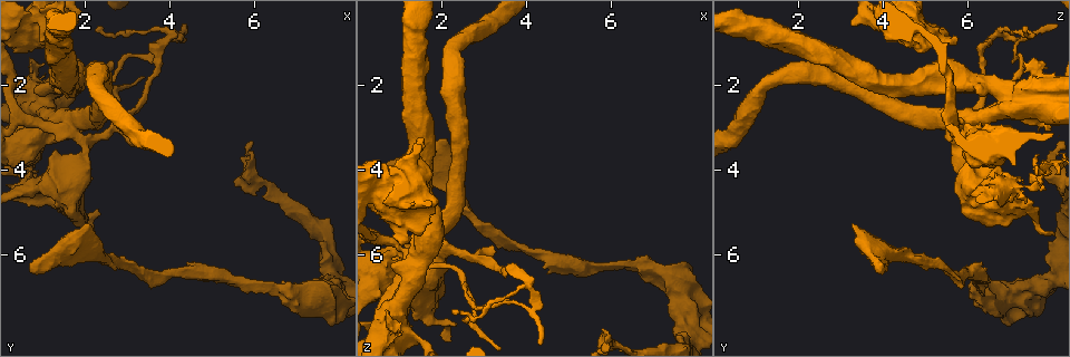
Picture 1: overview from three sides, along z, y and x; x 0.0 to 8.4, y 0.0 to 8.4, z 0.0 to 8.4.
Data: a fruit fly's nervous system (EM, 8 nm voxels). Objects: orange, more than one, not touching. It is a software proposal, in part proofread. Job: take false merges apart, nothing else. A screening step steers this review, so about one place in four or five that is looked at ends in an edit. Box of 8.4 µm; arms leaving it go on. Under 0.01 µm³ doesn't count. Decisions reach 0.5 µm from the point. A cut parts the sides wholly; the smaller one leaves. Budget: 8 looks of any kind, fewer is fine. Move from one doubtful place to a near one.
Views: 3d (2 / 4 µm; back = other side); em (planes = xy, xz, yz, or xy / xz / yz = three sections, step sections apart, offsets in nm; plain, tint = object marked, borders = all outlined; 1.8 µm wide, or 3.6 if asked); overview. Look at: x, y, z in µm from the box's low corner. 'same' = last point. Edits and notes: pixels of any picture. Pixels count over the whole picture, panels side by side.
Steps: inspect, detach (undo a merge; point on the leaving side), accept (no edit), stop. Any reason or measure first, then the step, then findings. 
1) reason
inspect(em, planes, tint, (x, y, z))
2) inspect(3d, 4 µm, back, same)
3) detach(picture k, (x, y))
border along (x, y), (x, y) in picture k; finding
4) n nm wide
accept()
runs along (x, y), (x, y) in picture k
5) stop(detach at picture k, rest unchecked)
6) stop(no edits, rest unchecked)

abrupt turn
inspect(3d, 4 µm, (7.80, 6.95, 7.15))

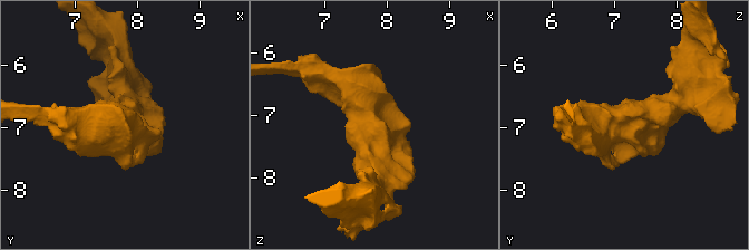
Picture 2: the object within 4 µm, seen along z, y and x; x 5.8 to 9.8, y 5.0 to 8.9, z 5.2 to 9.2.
inspect(em, 3.6 µm, yz, step 8, tint, (7.70, 7.00, 7.10))

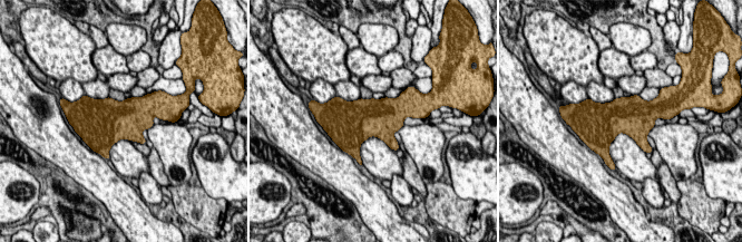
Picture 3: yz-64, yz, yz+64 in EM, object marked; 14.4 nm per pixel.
another direction
inspect(em, 3.6 µm, xy, step 4, tint, same)

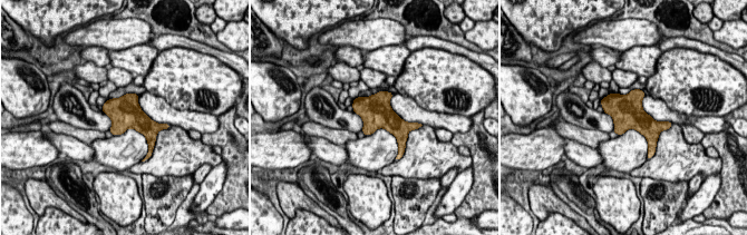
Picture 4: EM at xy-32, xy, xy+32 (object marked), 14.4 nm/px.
accept()
one neuron here

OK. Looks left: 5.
sudden change in width
inspect(3d, 4 µm, (5.95, 6.75, 6.30))

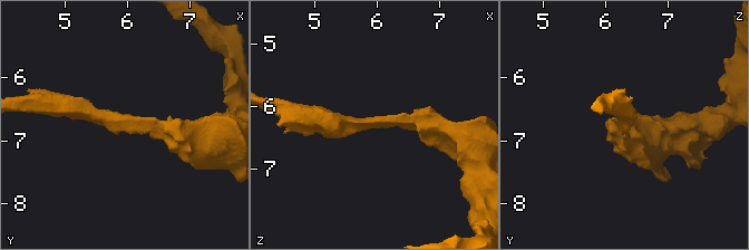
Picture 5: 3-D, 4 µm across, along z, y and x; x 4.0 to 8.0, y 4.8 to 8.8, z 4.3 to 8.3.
arms of 280, 300 nm
inspect(em, planes, borders, (6.00, 6.75, 6.30))

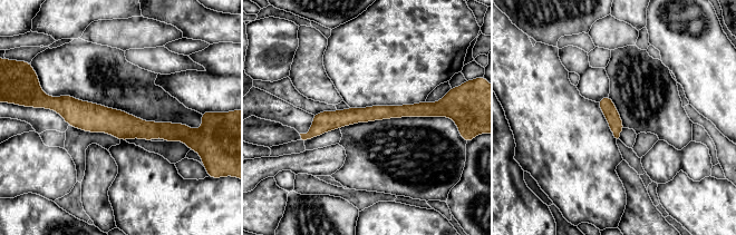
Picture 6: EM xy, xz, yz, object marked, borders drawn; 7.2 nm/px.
110 nm wide
accept()
runs along (51, 106), (143, 130), (183, 130) in picture 6; all the same neuron

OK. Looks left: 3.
inspect(em, yz, step 8, tint, (1.75, 5.95, 3.95))

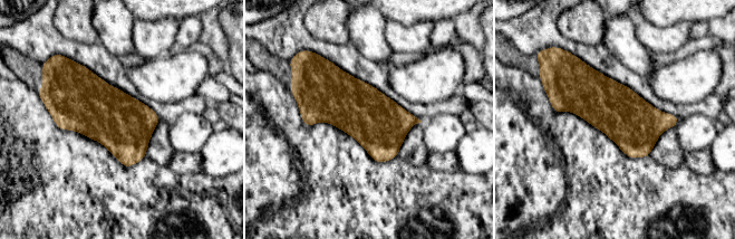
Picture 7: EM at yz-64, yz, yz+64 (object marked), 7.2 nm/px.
another direction
inspect(em, planes, tint, same)

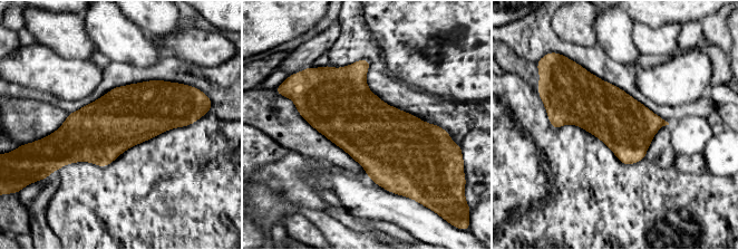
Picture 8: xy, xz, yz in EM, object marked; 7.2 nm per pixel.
accept()
one neuron here

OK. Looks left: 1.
stop(no edits, rest unchecked)

